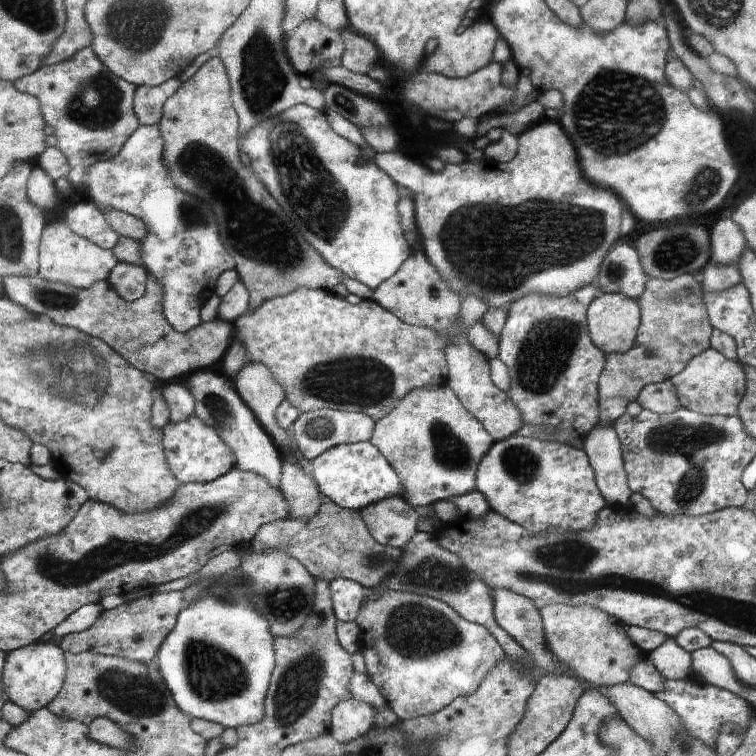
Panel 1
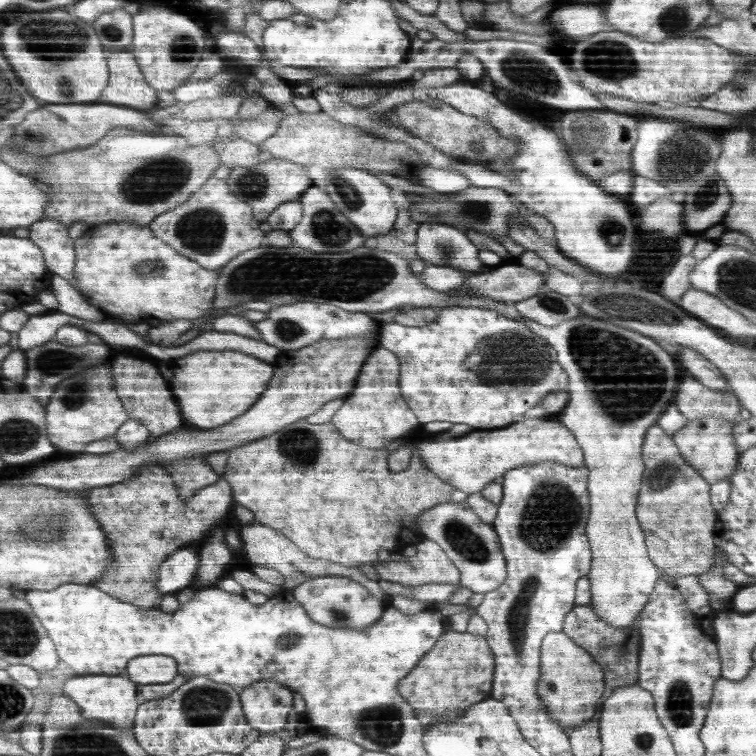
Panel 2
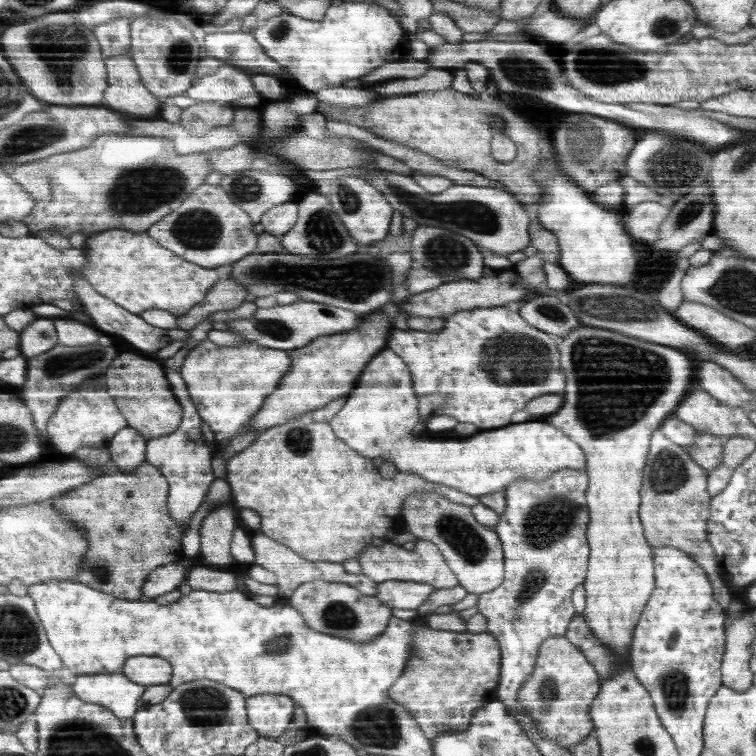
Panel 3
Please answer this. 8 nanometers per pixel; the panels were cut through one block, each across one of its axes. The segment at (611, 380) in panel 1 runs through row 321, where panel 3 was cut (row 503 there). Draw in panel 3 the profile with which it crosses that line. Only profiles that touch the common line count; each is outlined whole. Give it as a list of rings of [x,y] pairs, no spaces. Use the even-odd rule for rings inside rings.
[[[658,429],[648,448],[639,506],[639,519],[644,536],[652,547],[662,548],[662,545],[672,545],[692,555],[700,566],[708,571],[718,604],[726,610],[734,595],[725,584],[723,573],[719,572],[717,554],[709,542],[708,528],[714,500],[714,495],[709,493],[709,474],[694,462],[690,449],[678,446],[673,440],[672,430],[665,432]]]

